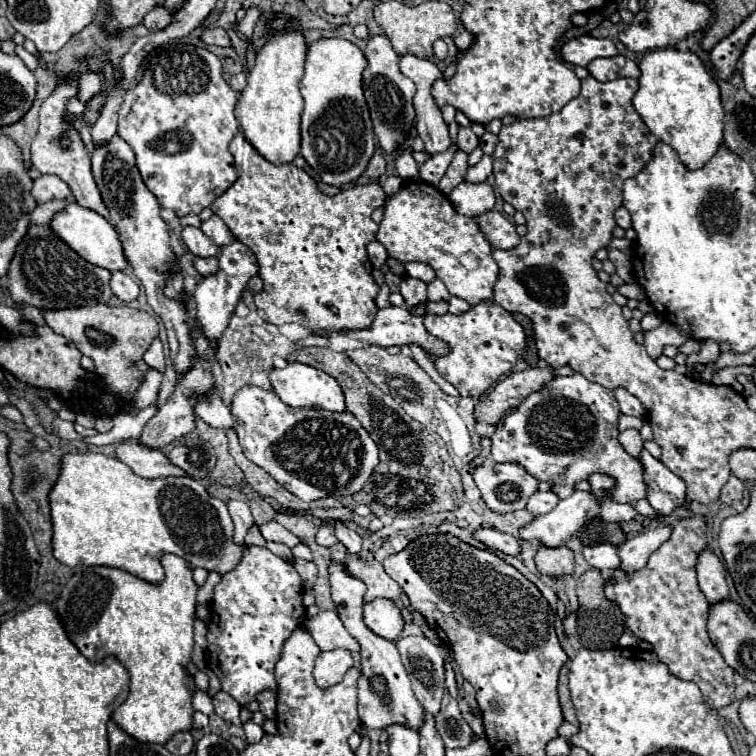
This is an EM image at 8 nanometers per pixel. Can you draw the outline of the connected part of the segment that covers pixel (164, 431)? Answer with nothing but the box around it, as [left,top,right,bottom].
[138,324,216,448]

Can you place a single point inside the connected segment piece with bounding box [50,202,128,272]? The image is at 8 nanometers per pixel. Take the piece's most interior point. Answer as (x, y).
(90, 235)

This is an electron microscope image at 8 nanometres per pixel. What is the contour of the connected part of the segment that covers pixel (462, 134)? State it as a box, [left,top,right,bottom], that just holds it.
[458,128,478,154]

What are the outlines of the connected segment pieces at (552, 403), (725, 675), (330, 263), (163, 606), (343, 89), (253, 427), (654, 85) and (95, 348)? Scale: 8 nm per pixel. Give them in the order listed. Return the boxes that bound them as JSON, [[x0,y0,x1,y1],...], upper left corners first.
[[492,374,646,504],[606,516,734,710],[210,130,386,332],[56,554,198,744],[300,38,376,186],[232,386,378,502],[634,48,724,170],[44,304,158,400]]

